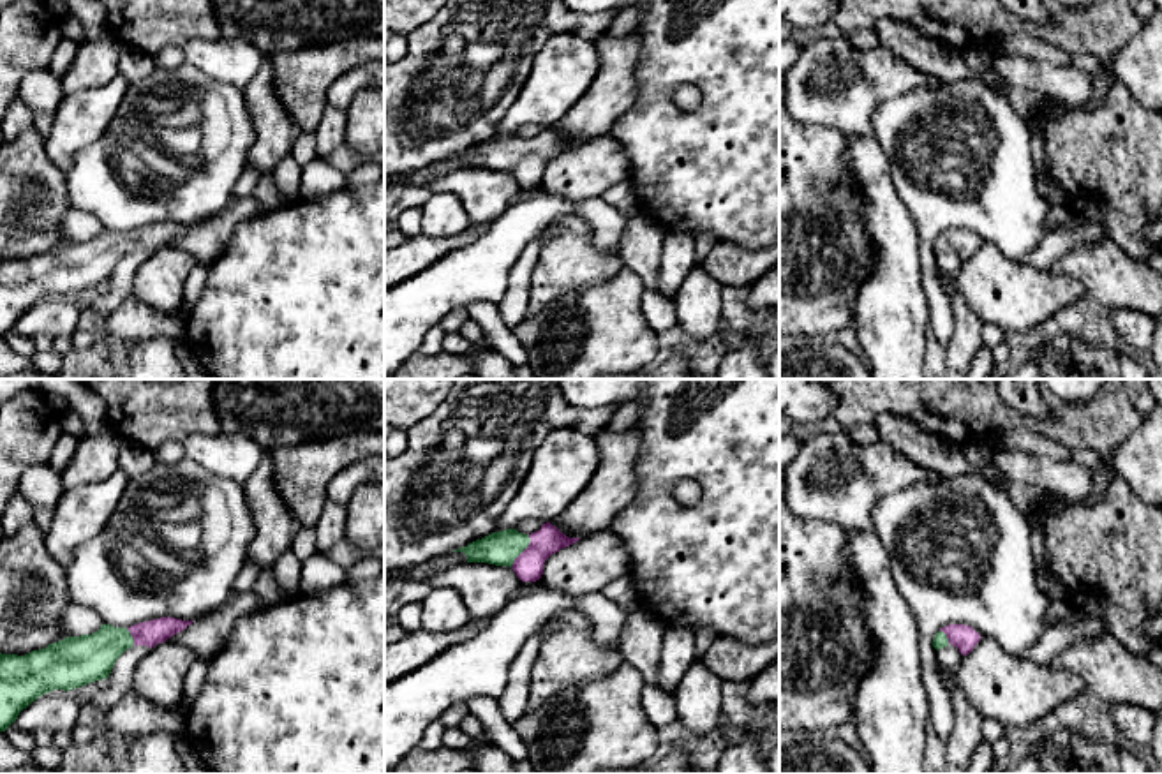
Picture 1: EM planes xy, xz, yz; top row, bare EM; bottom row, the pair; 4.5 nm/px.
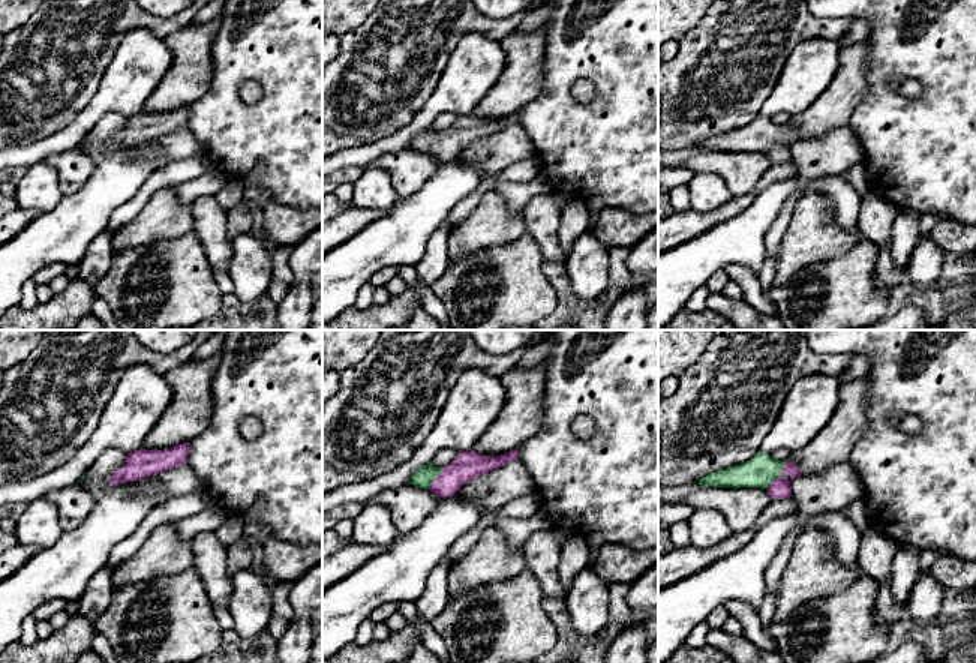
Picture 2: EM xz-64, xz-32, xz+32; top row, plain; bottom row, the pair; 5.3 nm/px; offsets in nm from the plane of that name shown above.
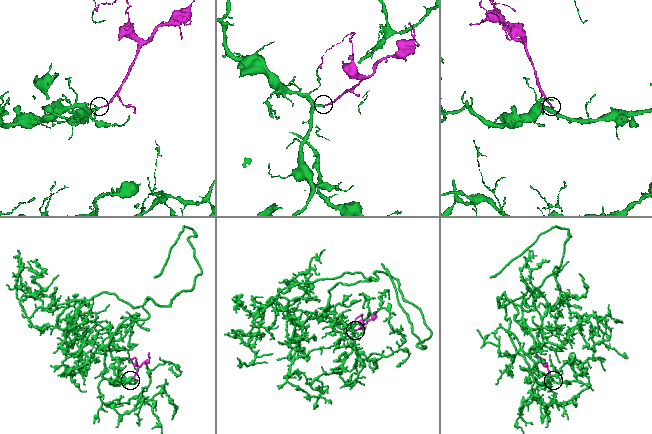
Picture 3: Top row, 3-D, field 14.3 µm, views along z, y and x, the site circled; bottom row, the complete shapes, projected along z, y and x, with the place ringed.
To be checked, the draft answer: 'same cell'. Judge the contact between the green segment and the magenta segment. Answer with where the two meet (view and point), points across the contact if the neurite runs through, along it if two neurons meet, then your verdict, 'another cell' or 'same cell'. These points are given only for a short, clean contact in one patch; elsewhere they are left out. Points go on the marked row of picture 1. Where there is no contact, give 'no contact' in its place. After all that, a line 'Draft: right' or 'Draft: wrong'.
contact xz (524, 549); way xz (501, 549), (524, 549), (535, 549), (549, 540); same cell
Draft: right

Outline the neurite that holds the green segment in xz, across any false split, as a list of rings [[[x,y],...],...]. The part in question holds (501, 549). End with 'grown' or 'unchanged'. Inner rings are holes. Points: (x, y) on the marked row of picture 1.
[[[550,522],[540,531],[522,534],[517,529],[492,532],[453,552],[464,552],[467,562],[488,562],[510,566],[522,582],[536,582],[543,575],[545,561],[577,543],[580,538],[568,538]]]; grown

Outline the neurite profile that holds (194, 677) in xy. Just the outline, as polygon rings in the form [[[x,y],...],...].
[[[203,659],[194,661],[183,679],[183,698],[194,702],[199,696],[206,670],[208,663],[205,663]]]

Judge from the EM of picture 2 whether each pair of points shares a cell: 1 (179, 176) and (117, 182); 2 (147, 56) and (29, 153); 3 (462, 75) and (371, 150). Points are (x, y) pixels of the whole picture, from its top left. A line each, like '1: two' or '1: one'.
1: two
2: one
3: one

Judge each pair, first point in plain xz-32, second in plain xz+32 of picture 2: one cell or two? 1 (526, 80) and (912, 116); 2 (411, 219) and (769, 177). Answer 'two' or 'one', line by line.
1: two
2: two

